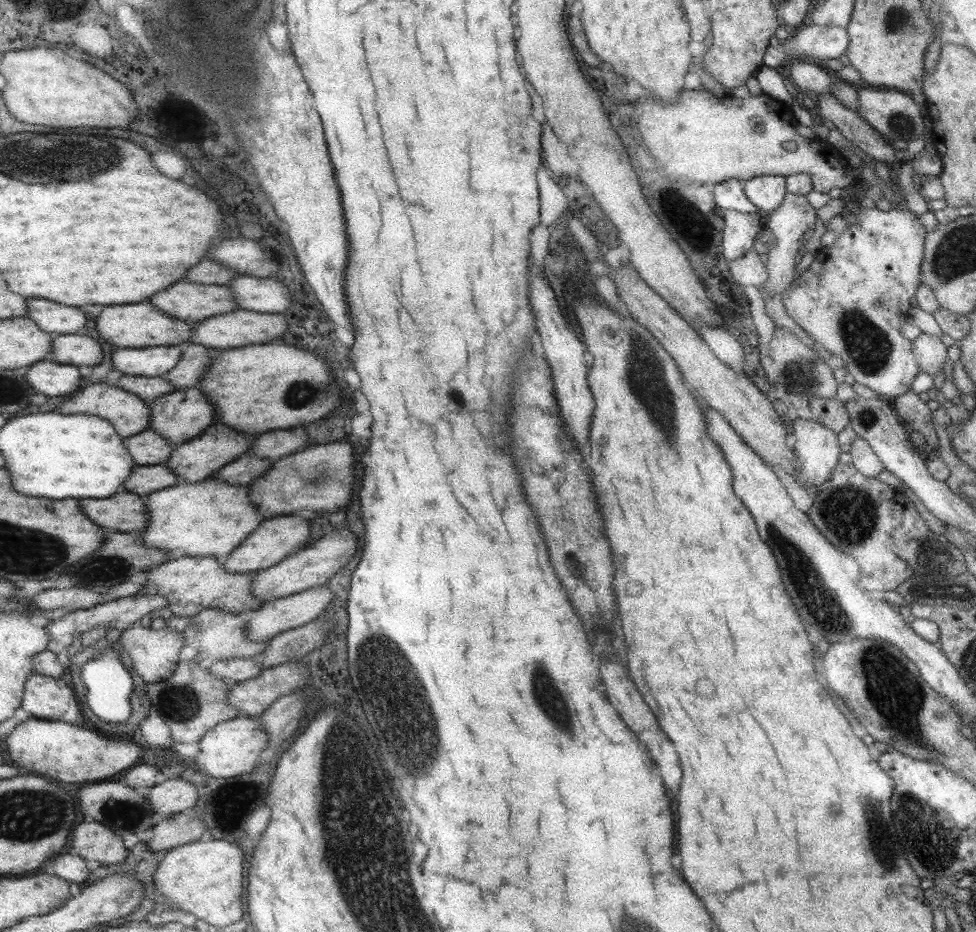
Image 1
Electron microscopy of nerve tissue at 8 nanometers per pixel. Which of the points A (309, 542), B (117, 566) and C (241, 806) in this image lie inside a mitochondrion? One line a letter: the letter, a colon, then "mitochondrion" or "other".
A: other
B: mitochondrion
C: other

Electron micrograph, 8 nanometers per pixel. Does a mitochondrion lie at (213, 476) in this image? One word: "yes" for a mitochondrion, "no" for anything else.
no

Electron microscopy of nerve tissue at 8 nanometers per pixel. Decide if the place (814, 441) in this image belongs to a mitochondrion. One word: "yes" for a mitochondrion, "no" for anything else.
no

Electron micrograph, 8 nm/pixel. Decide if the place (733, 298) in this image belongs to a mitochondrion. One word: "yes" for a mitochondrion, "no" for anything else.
no

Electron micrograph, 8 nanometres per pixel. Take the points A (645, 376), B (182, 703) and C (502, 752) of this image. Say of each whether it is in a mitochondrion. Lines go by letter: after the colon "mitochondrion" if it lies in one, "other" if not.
A: mitochondrion
B: mitochondrion
C: other

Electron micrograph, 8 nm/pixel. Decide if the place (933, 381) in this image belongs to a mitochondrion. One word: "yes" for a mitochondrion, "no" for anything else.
no

